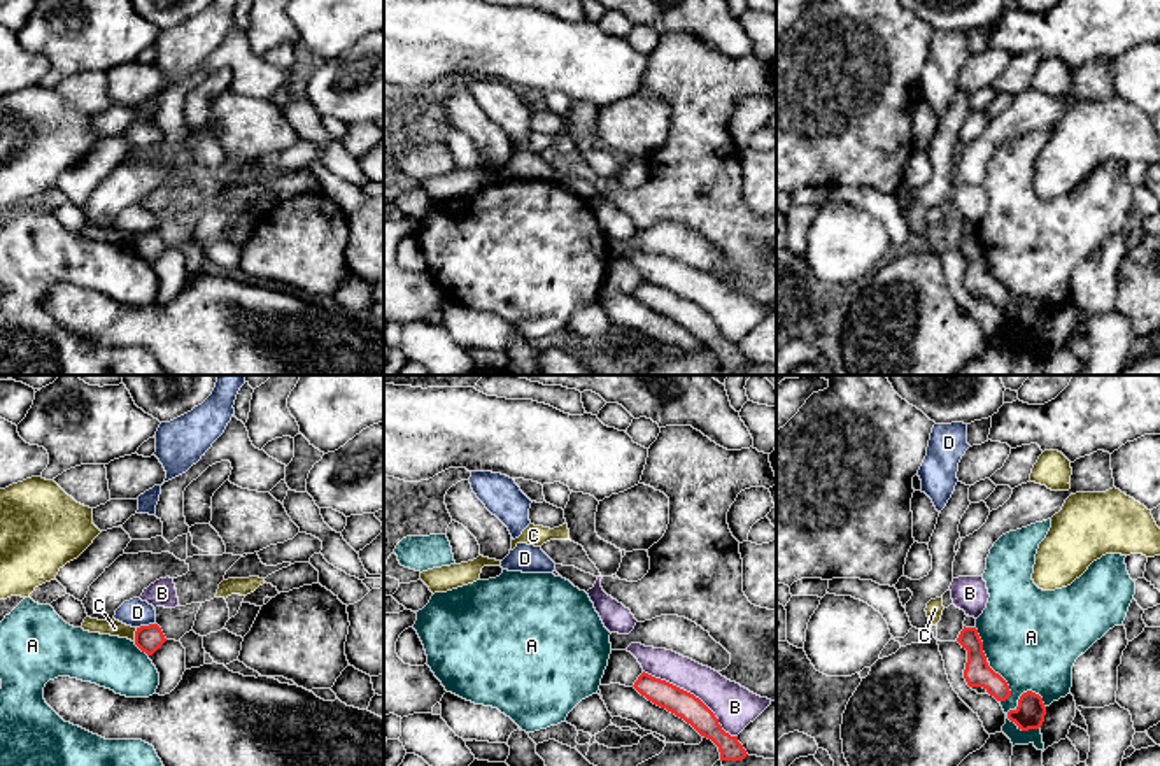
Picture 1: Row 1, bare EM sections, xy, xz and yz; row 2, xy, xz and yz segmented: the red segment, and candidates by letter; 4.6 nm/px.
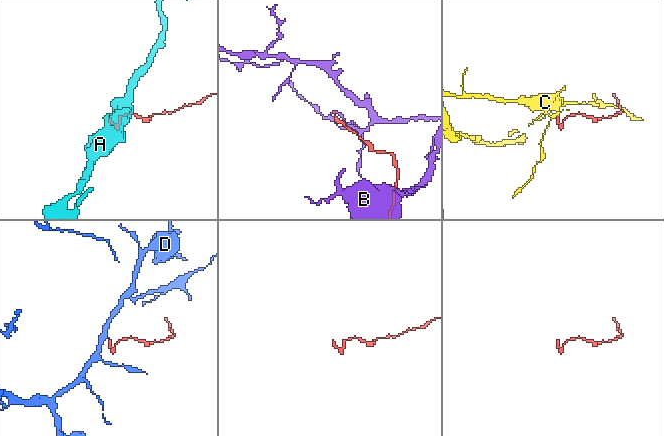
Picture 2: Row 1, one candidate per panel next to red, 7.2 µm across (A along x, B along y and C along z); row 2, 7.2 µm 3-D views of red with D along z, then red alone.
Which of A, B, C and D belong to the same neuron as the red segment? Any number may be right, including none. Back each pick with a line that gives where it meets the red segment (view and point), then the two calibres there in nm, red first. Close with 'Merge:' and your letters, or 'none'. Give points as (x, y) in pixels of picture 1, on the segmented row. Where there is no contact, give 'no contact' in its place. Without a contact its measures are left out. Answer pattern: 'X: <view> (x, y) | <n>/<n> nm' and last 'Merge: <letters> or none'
Merge: none

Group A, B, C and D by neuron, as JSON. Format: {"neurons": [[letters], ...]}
{"neurons": [["A"], ["B"], ["C"], ["D"]]}

